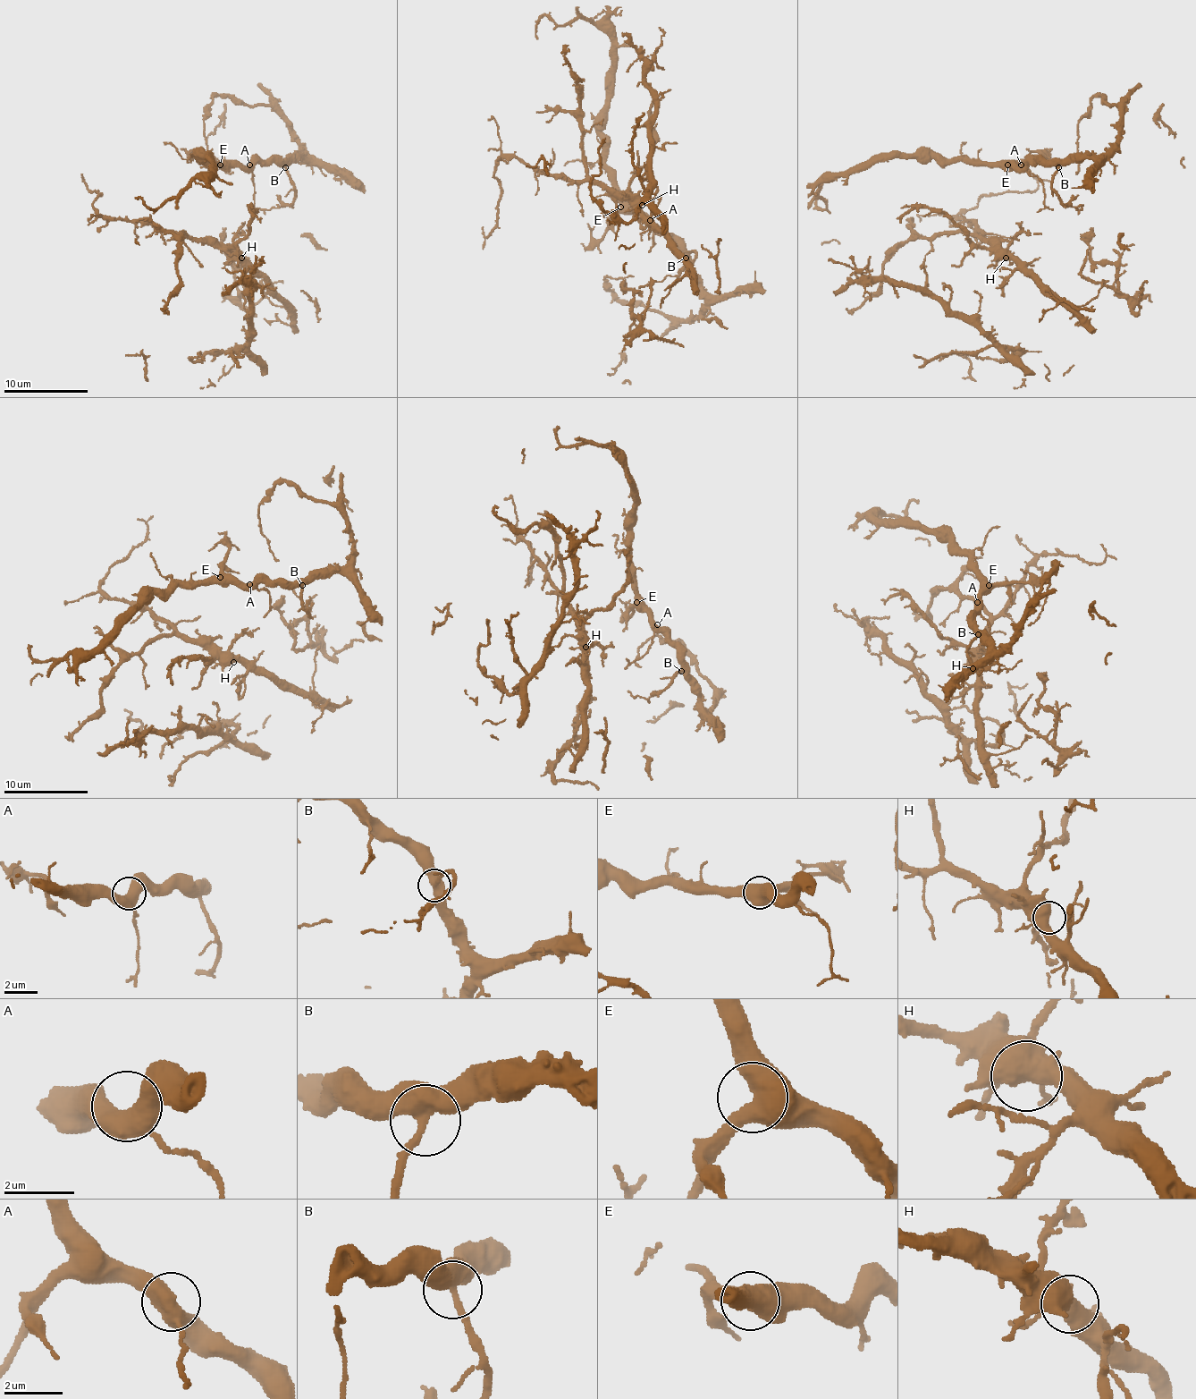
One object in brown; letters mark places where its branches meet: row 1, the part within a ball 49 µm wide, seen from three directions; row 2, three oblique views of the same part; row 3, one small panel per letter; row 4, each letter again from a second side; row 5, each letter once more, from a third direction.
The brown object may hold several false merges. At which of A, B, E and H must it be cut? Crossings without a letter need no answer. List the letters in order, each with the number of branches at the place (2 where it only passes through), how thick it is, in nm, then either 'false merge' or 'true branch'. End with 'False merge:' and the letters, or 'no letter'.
A: 3 | 480 nm | true branch
B: 3 | 420 nm | true branch
E: 3 | 500 nm | true branch
H: 3 | 460 nm | true branch
False merge: no letter

